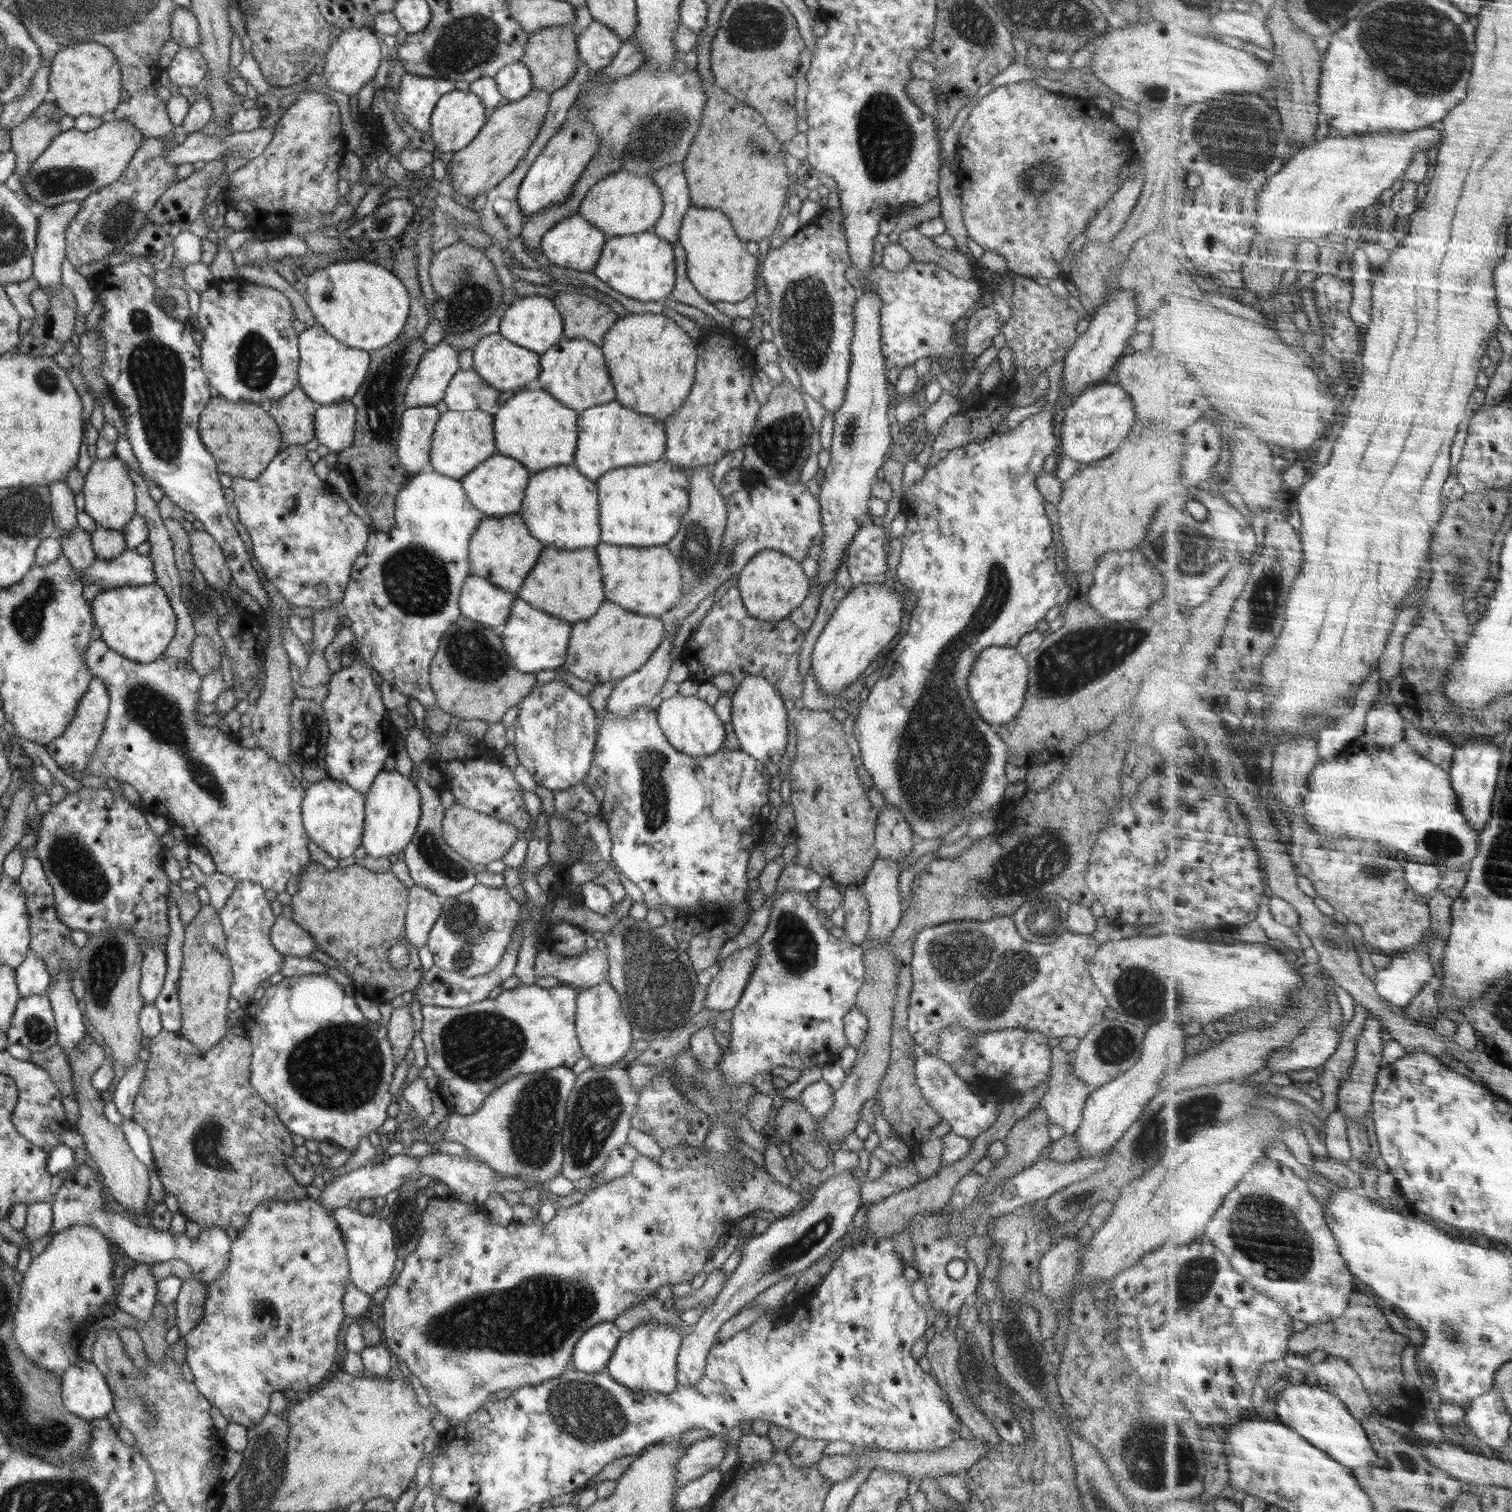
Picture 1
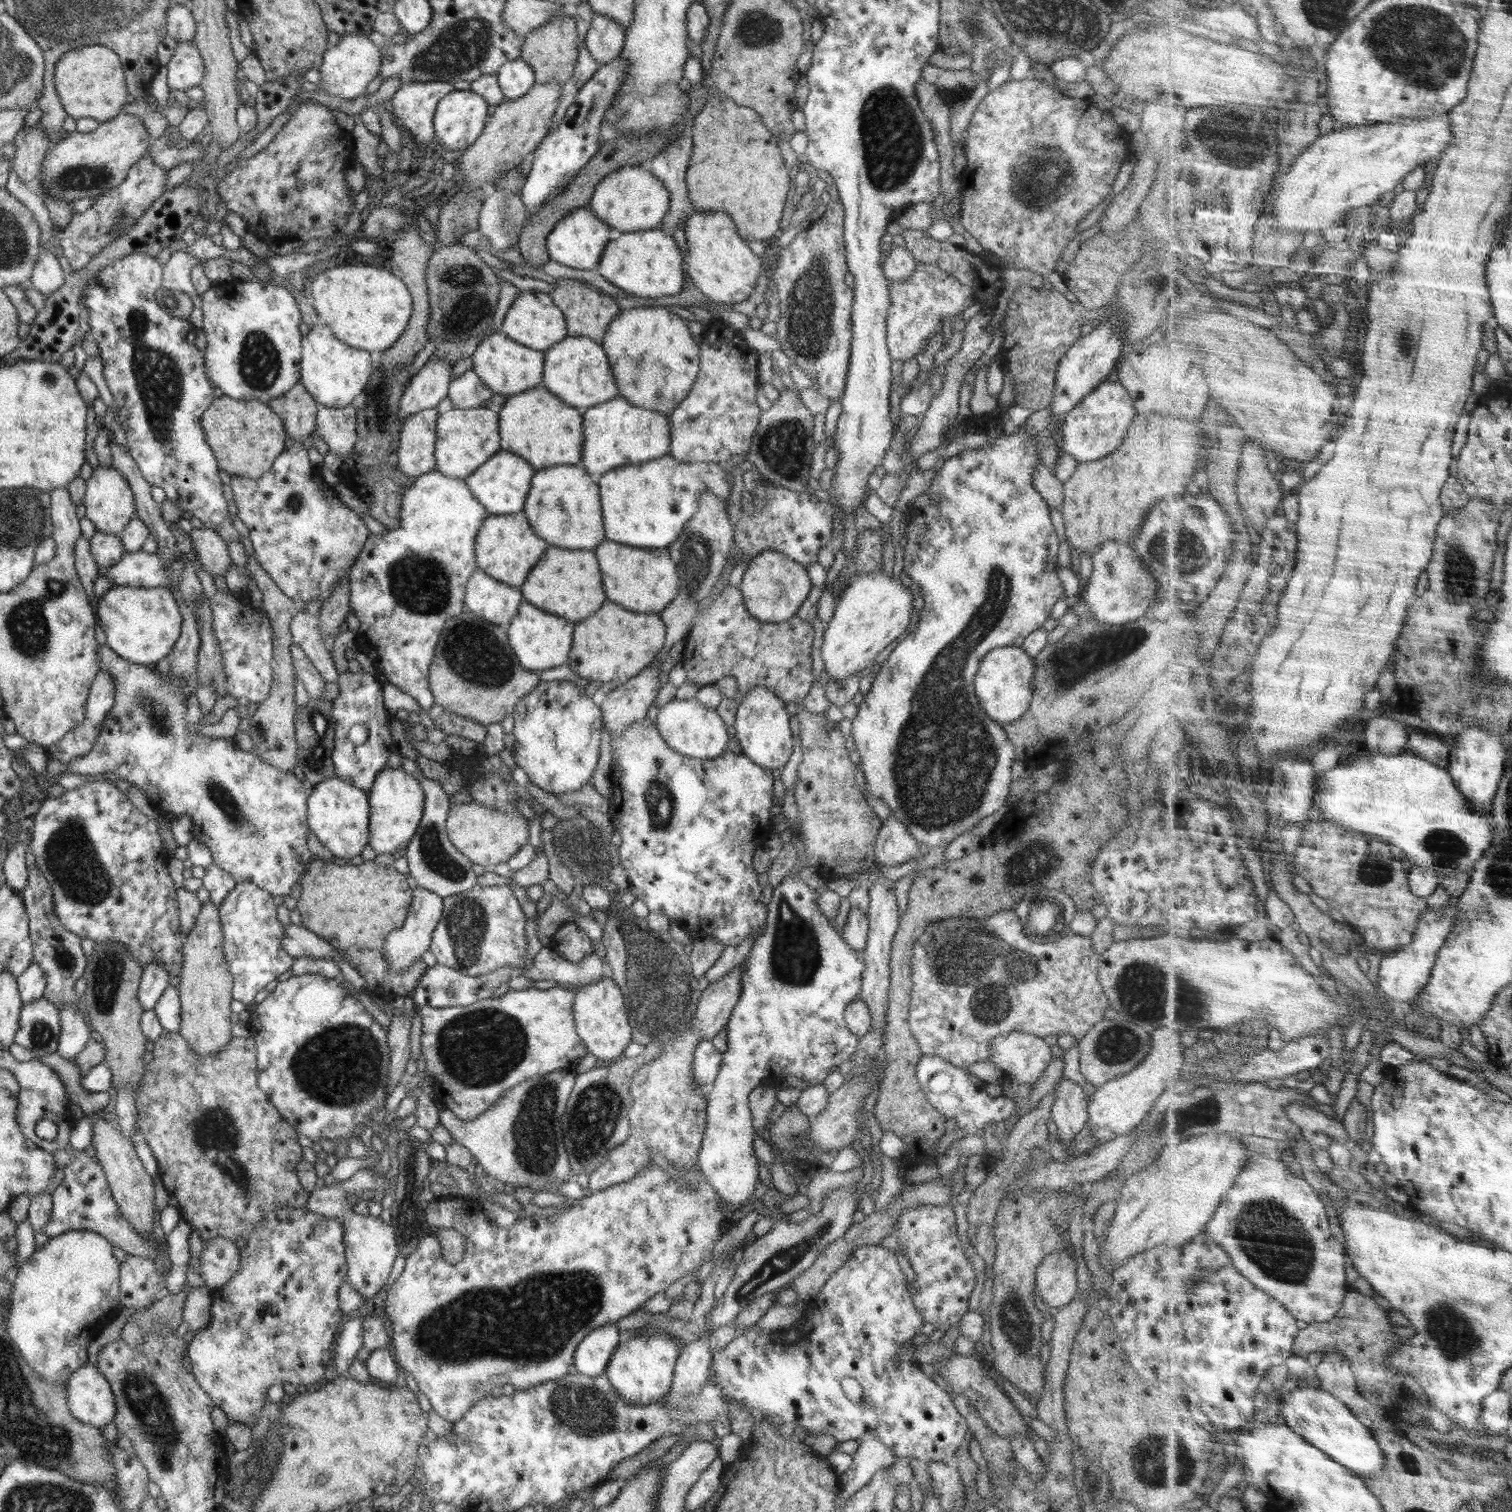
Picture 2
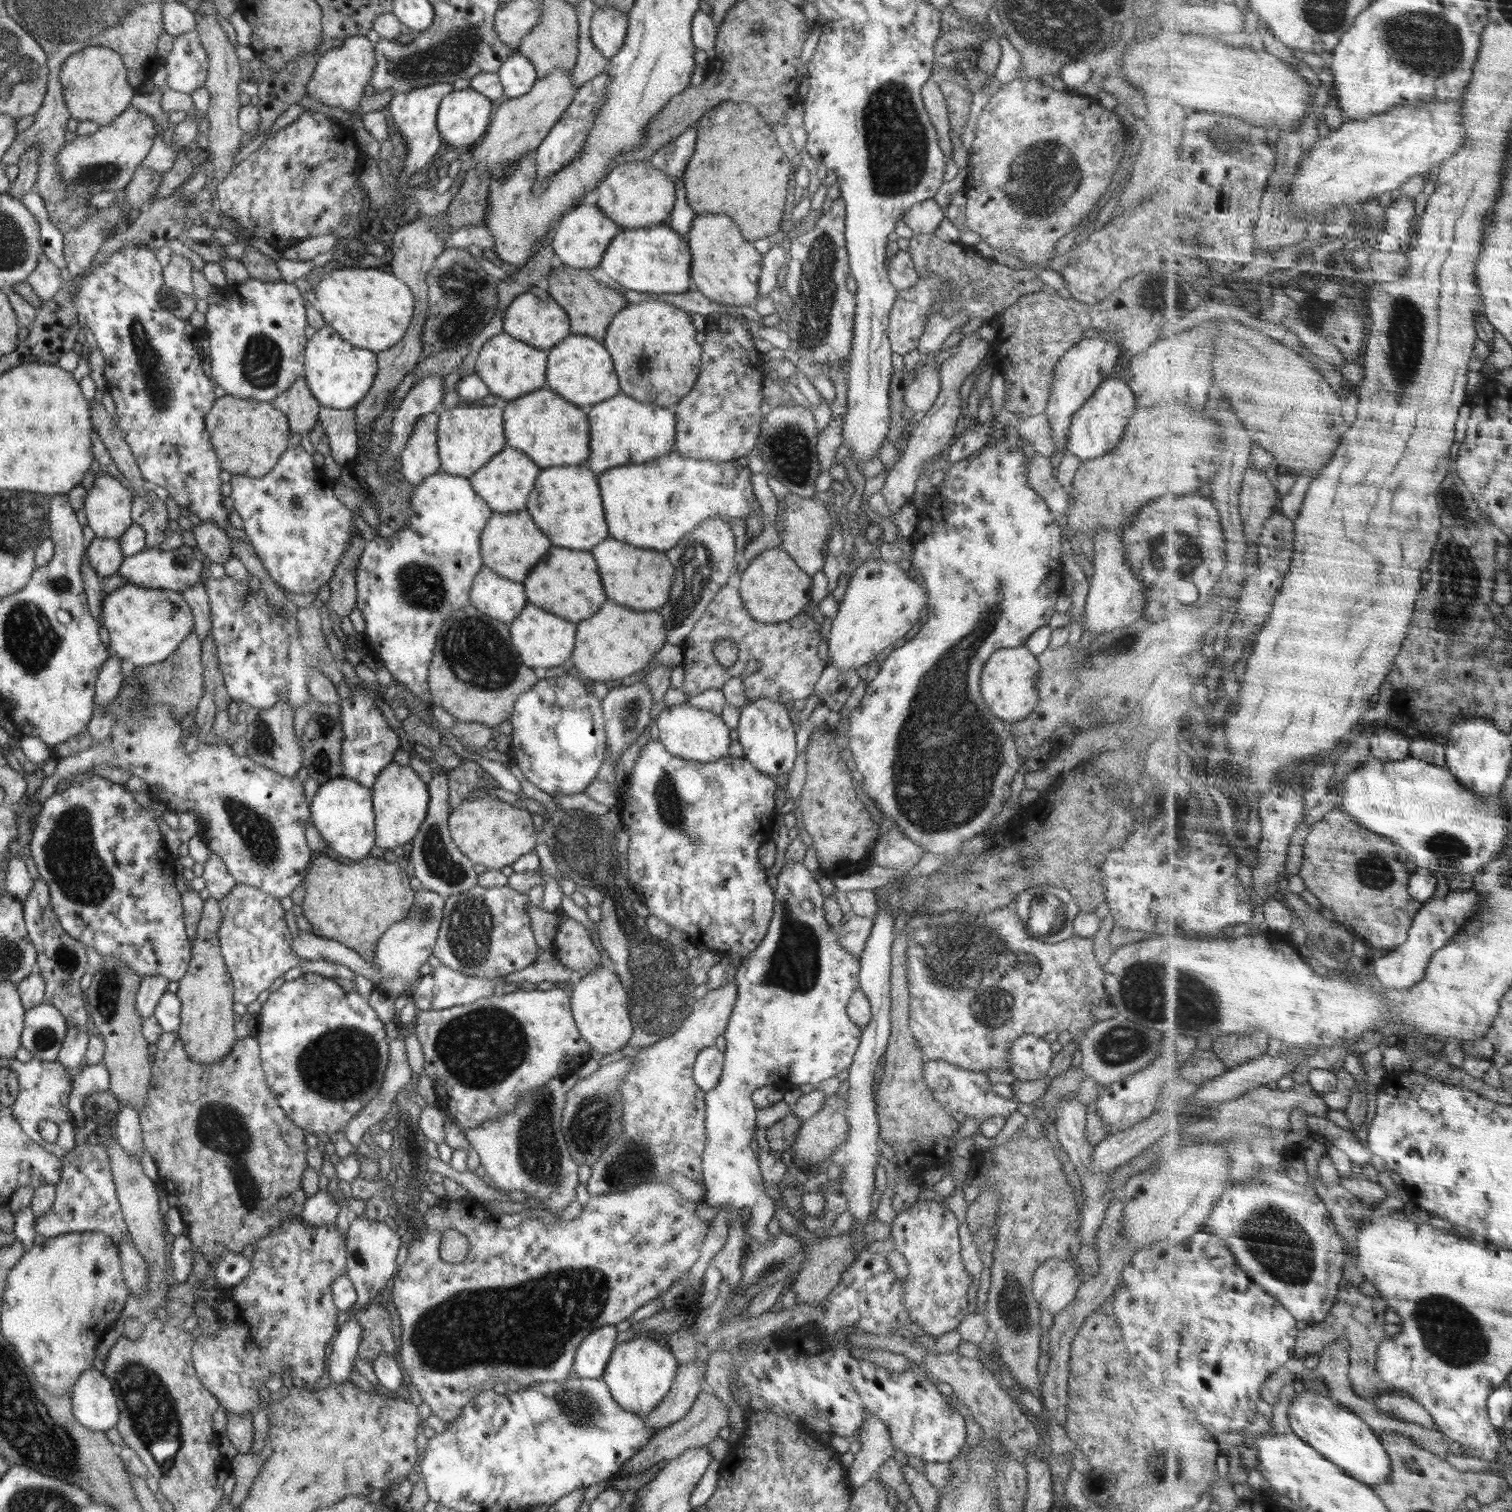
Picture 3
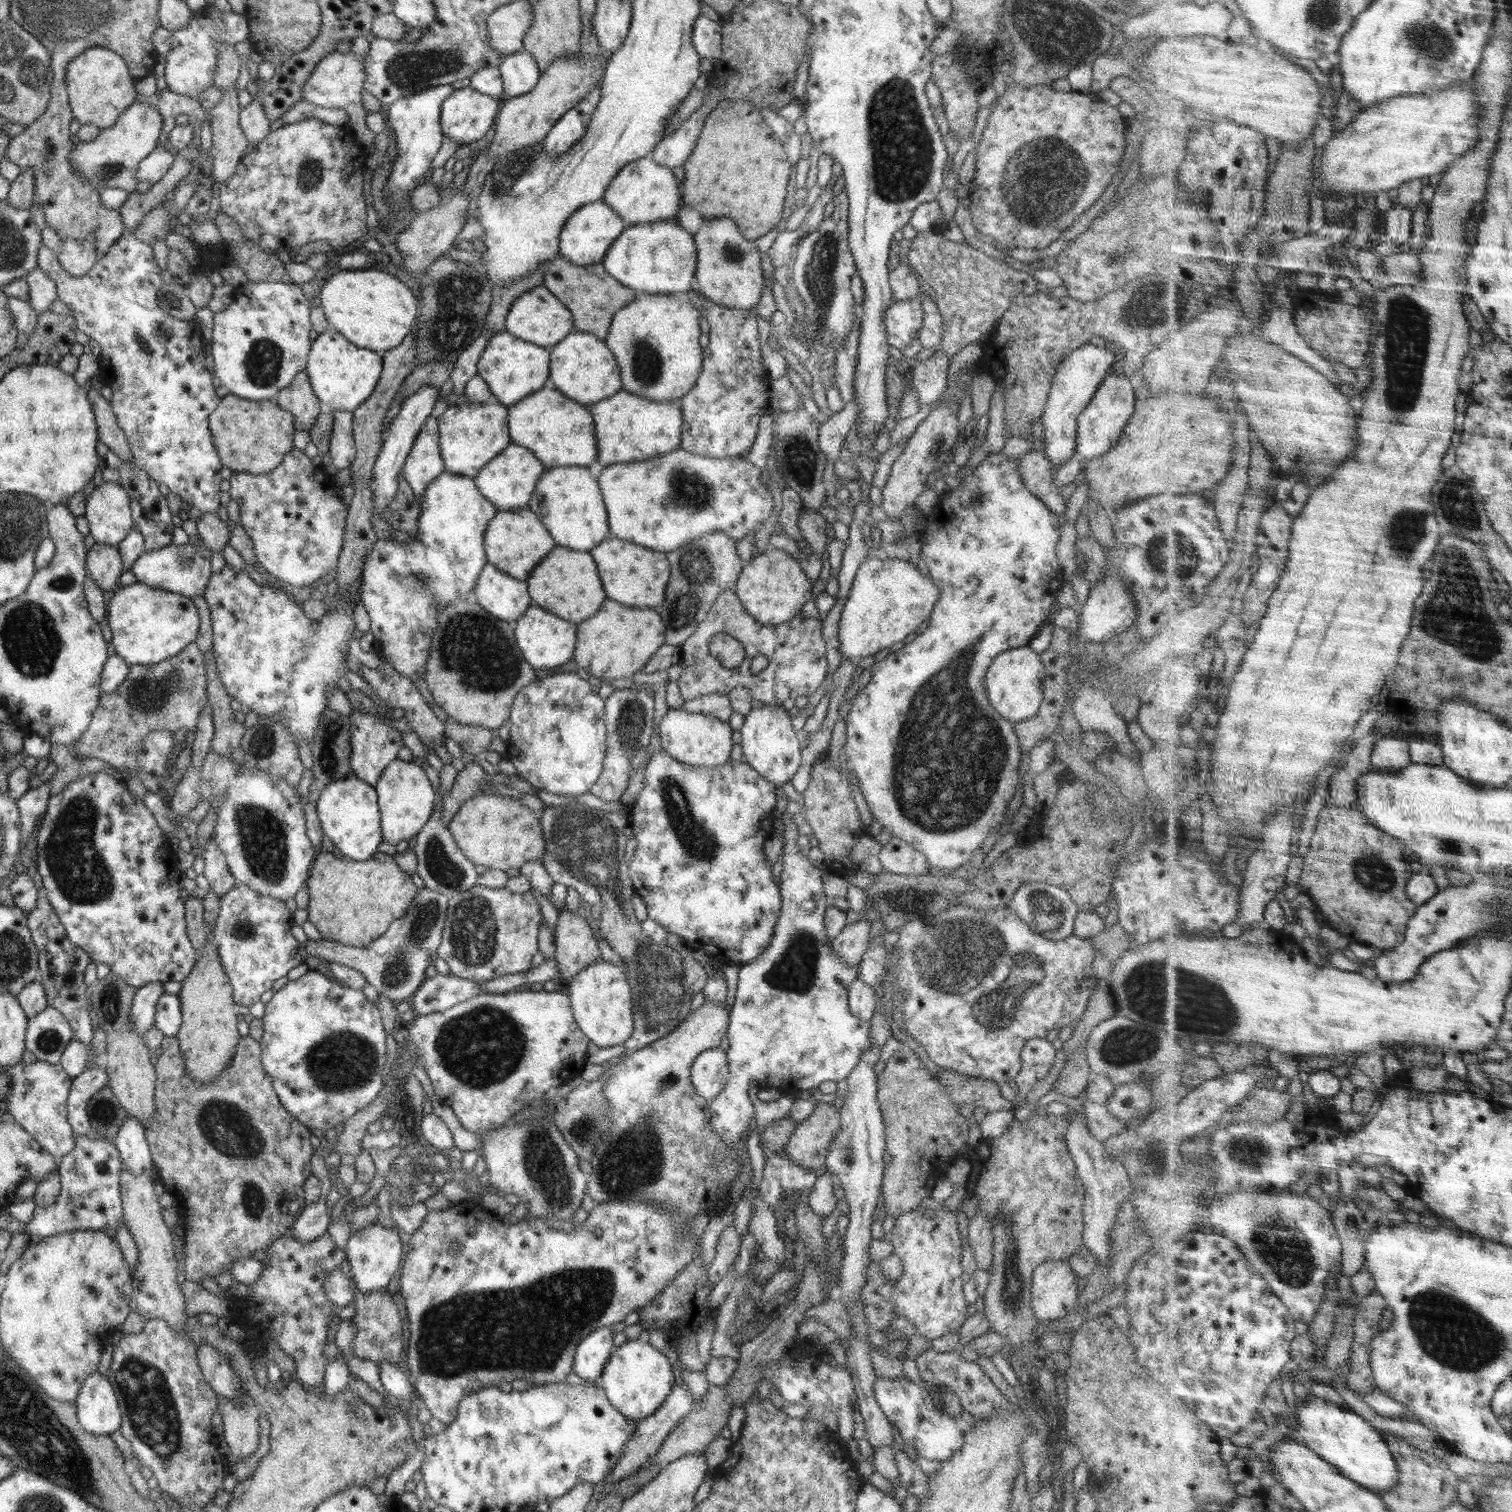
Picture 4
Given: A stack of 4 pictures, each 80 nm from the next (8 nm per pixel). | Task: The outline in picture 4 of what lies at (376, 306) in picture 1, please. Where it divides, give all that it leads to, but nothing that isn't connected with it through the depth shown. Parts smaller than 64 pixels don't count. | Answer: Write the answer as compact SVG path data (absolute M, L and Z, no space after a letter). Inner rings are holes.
M371 268L344 270L334 274L321 288L320 308L330 326L355 346L382 353L398 347L413 332L419 317L417 297L403 284L393 271L378 272Z

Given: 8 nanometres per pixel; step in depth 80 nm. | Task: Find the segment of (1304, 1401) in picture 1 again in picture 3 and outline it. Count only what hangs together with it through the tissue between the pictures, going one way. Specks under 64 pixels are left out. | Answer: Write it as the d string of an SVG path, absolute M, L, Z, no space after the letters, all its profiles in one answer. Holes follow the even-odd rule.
M1307 1389L1292 1403L1289 1417L1296 1434L1346 1469L1354 1478L1369 1485L1389 1481L1393 1471L1391 1454L1384 1446L1381 1433L1375 1431L1356 1411L1331 1396Z

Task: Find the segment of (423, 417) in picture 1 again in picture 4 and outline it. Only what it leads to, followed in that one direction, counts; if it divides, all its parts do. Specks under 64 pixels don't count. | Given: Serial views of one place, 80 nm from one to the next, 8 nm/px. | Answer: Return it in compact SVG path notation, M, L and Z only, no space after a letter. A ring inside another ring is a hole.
M426 418L405 459L401 475L420 500L428 483L446 472L439 447L437 418Z

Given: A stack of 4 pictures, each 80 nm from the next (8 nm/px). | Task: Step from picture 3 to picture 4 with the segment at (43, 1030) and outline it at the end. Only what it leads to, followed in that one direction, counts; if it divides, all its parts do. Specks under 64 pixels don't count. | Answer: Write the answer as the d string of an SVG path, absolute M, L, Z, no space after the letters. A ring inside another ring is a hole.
M46 1007L28 1018L25 1045L38 1060L55 1065L74 1035L66 1017L59 1010Z

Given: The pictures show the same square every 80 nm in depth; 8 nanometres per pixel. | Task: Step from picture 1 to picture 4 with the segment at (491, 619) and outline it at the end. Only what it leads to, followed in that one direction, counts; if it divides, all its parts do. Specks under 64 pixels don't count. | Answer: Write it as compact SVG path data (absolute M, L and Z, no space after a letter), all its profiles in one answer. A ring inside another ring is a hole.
M489 562L475 584L477 603L503 621L517 620L533 604L527 582L496 568Z

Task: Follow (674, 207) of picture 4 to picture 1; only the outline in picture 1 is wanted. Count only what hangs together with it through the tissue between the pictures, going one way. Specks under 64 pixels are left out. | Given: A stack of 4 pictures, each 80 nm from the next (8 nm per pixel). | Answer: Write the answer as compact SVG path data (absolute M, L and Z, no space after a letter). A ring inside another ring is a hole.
M622 171L599 178L579 204L579 214L590 224L604 234L616 237L651 231L662 211L662 193L652 177L634 176Z

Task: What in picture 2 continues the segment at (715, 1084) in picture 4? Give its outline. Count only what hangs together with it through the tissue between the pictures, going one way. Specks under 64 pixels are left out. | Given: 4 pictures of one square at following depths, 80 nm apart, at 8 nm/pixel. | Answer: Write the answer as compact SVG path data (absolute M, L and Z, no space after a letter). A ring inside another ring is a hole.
M700 1041L696 1047L693 1060L693 1076L702 1086L712 1085L717 1077L723 1054L712 1041Z

